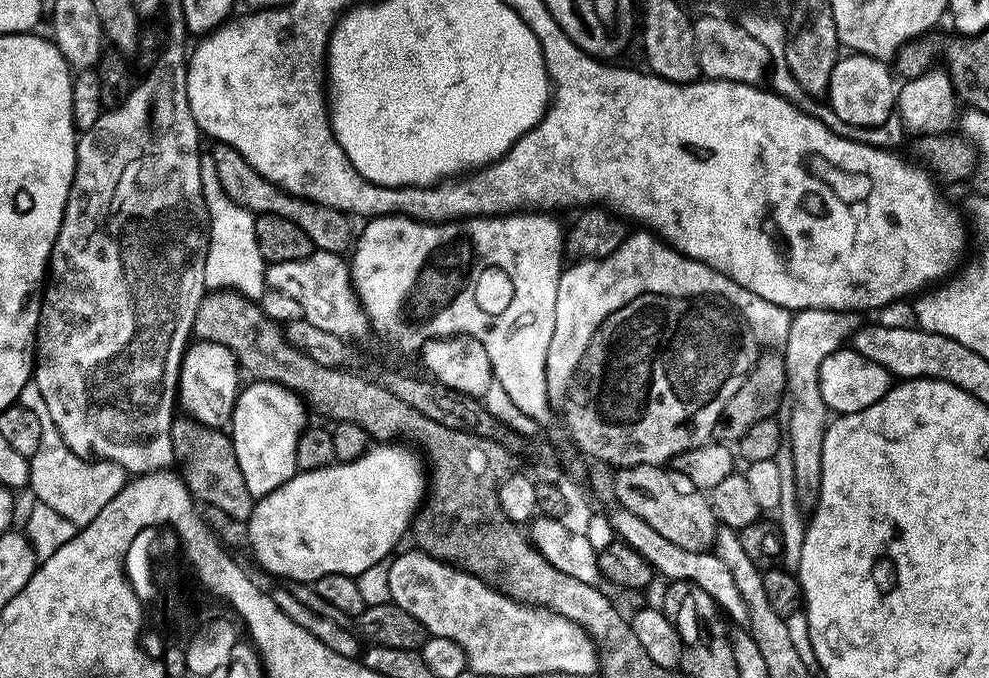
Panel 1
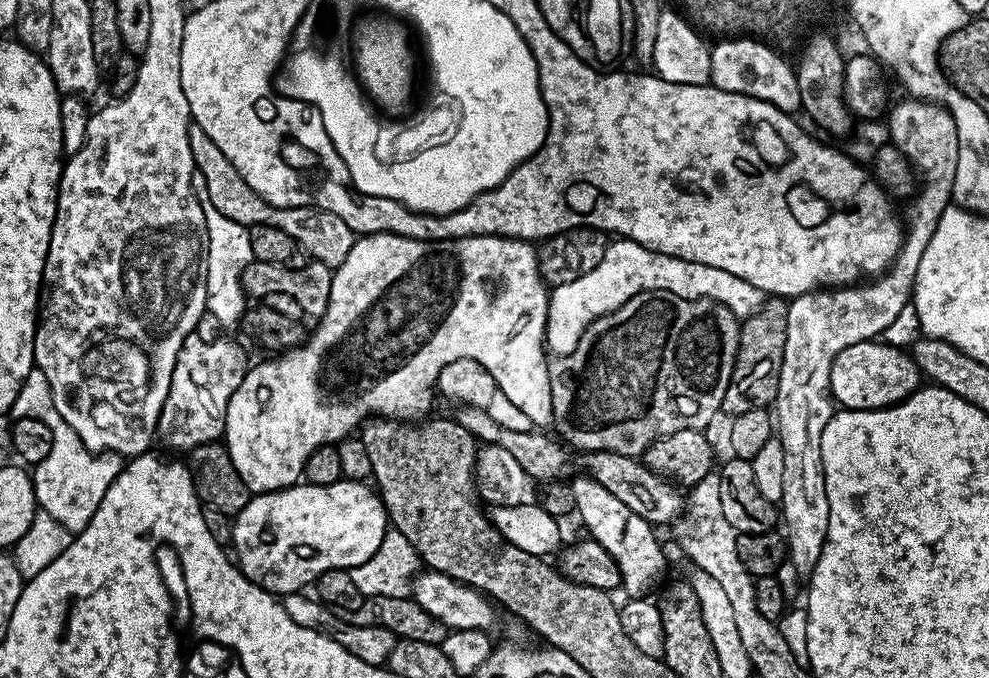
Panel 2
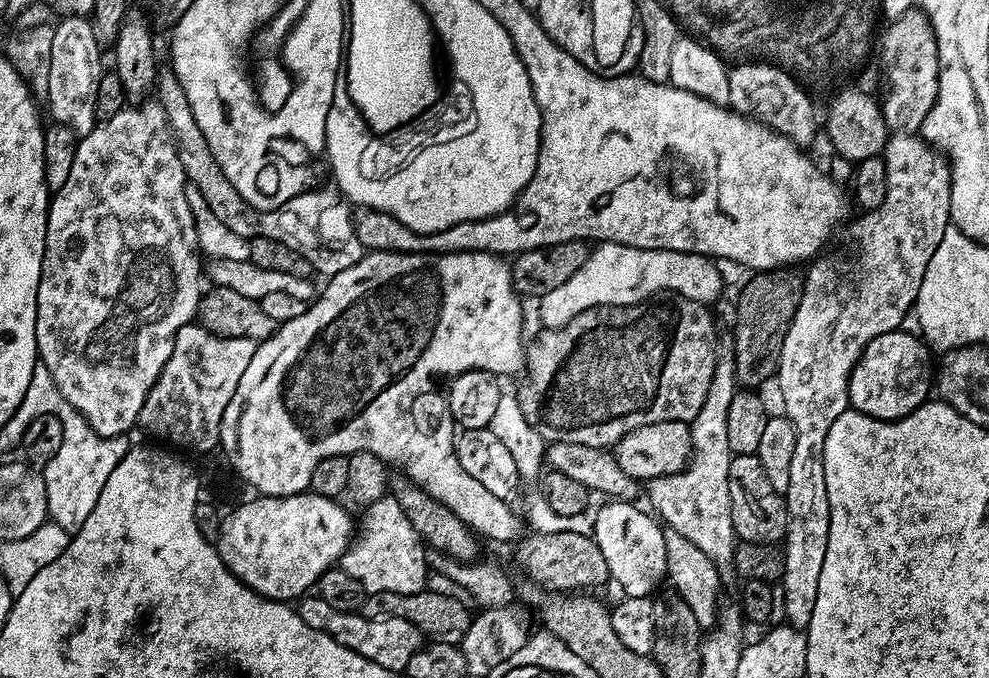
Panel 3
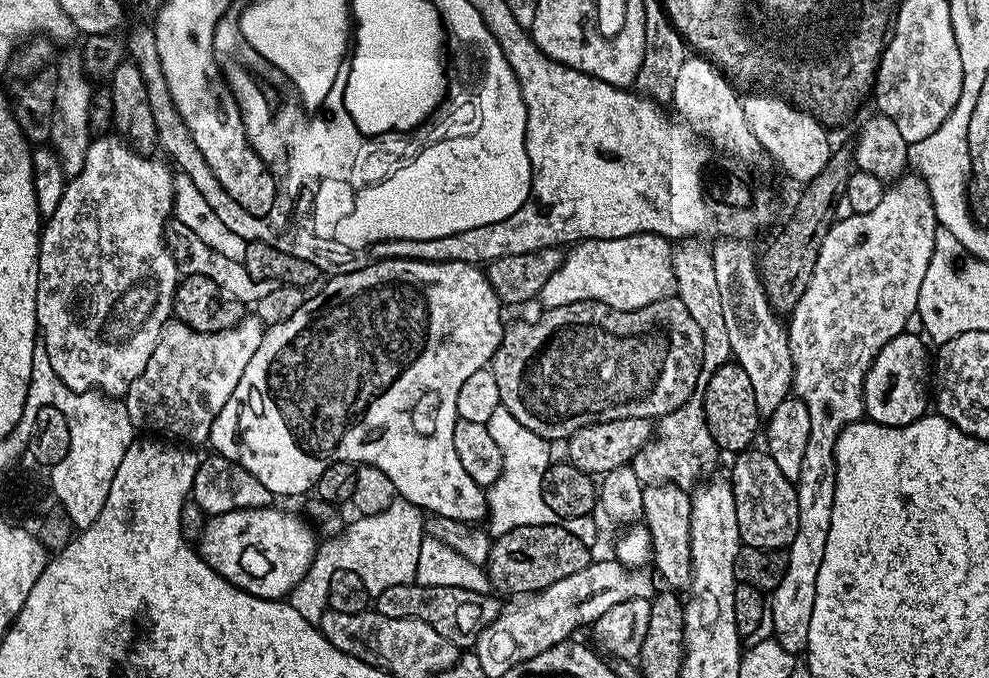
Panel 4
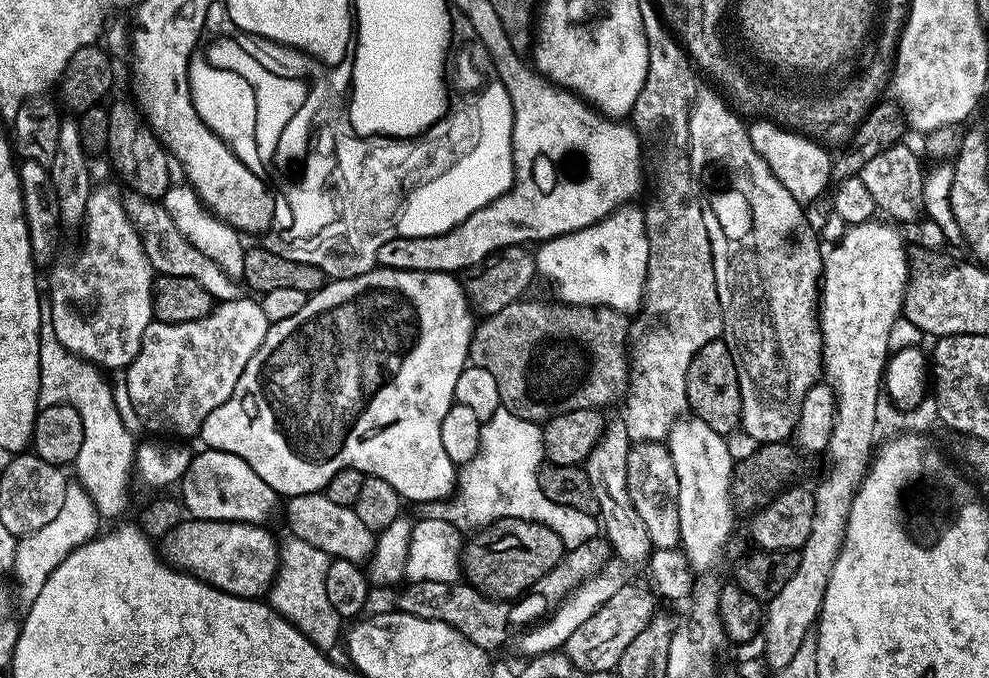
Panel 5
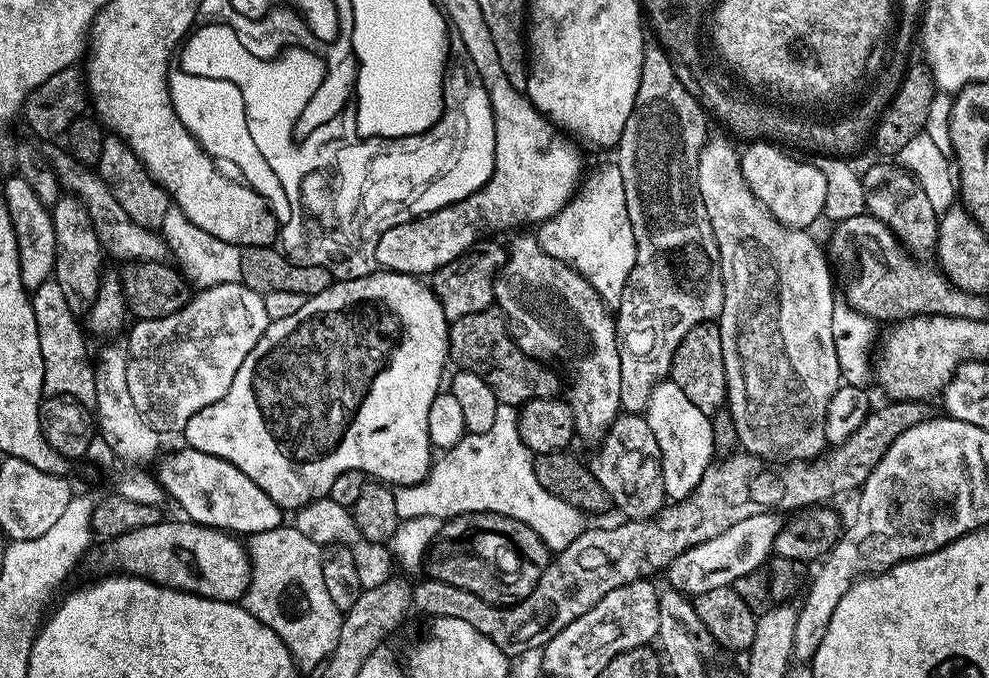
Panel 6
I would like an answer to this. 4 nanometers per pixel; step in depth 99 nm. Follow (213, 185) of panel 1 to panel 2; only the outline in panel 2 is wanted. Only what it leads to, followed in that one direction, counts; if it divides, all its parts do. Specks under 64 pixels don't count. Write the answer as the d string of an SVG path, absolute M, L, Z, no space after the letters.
M196 171L192 176L192 185L196 191L196 197L200 199L202 214L206 214L206 230L208 231L208 259L204 270L207 315L213 316L220 324L239 325L246 311L244 271L253 261L248 228L244 224L218 214L218 210L214 210L214 202L210 202L210 194L206 192L206 178L200 172Z

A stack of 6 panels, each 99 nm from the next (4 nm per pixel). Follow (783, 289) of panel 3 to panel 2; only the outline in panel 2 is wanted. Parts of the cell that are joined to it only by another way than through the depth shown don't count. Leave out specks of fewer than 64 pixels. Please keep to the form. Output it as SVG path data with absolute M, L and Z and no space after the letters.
M780 298L765 299L753 316L743 317L740 325L740 345L736 355L736 369L730 386L726 386L726 398L722 398L722 412L731 418L746 414L746 410L771 409L776 403L778 378L782 370L782 354L786 350L786 326L788 304Z

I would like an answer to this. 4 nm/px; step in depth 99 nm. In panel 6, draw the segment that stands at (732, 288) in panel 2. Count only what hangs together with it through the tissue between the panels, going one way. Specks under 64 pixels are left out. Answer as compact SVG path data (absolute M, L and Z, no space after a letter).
M608 162L605 168L592 172L577 187L567 206L558 215L552 216L535 229L536 240L554 258L566 262L570 267L581 272L594 286L594 290L609 306L619 305L622 290L626 286L626 278L630 278L630 270L634 270L636 247L634 246L634 230L630 226L630 214L626 214L626 186L622 186L622 174L615 163Z

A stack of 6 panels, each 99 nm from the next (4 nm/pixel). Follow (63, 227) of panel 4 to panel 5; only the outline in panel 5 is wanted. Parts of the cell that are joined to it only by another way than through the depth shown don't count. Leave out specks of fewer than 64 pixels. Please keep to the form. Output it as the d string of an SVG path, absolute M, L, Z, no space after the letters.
M93 187L90 202L86 202L83 232L84 245L81 246L80 253L65 264L53 263L47 273L49 276L48 288L46 284L46 304L52 313L54 334L58 342L66 346L66 350L95 364L97 368L124 370L138 354L142 346L142 334L146 334L146 326L154 319L152 310L154 269L138 230L126 214L124 200L114 189Z

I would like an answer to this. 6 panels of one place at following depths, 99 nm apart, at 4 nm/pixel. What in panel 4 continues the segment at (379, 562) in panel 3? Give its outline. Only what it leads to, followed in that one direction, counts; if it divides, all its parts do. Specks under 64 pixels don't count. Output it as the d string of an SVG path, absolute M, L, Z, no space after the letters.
M396 497L380 514L360 516L341 531L338 536L327 537L319 543L316 557L308 573L294 586L290 593L290 602L306 622L319 625L329 600L330 578L338 570L350 570L356 573L366 585L371 597L377 596L387 587L400 586L415 581L416 567L420 555L420 546L426 537L424 533L425 515L412 502Z

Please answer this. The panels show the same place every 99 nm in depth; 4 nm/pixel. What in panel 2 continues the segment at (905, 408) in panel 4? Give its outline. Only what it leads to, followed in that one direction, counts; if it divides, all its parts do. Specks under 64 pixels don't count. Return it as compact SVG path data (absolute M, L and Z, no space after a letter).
M879 339L854 342L834 358L830 370L832 399L841 409L890 408L913 396L921 387L922 373L907 351L892 344L880 344Z

